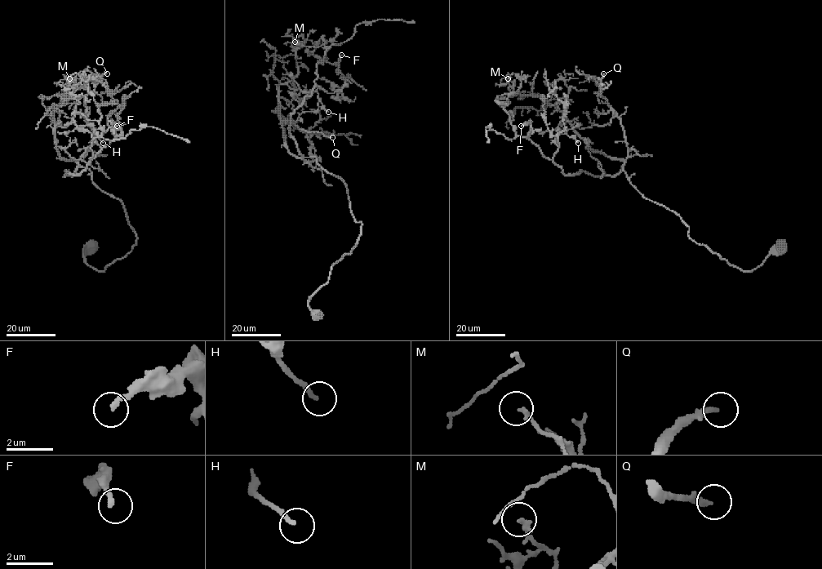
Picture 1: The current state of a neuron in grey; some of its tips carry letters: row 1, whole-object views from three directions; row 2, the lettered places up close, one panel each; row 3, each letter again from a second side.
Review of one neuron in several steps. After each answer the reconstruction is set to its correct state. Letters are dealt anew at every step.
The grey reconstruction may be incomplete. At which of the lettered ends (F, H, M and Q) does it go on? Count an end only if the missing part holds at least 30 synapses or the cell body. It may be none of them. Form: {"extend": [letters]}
{"extend": ["Q"]}

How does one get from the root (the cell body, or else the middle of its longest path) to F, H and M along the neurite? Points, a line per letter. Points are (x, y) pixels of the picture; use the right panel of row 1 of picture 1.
F: (782, 246), (752, 271), (730, 265), (624, 166), (566, 175), (521, 126)
H: (782, 246), (752, 271), (730, 265), (624, 166), (566, 175), (555, 136), (578, 143)
M: (782, 246), (752, 271), (730, 265), (646, 198), (624, 161), (594, 152), (562, 112), (517, 94), (508, 78)

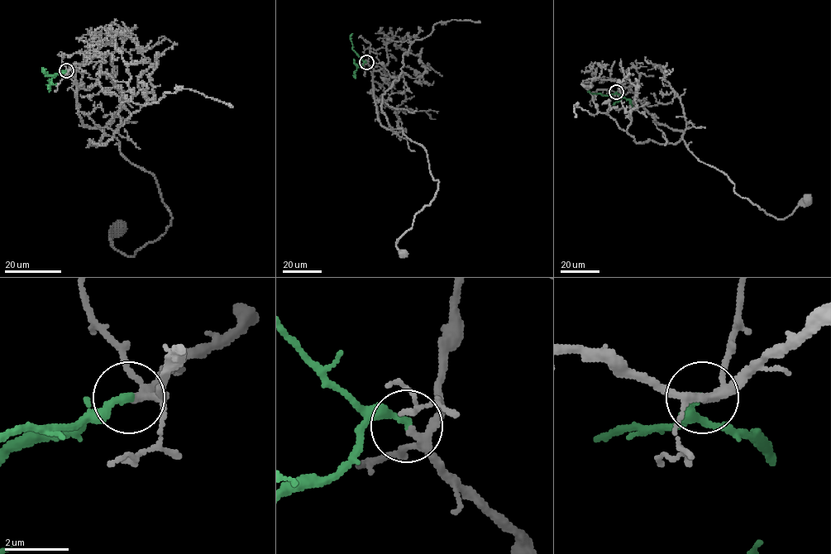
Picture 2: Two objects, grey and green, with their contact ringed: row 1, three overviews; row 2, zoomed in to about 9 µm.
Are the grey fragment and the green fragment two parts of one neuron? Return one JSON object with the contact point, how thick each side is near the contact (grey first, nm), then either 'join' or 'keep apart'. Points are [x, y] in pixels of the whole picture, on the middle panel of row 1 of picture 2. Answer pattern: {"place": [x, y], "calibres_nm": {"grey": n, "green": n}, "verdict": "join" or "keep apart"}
{"place": [366, 62], "calibres_nm": {"grey": 190, "green": 240}, "verdict": "join"}

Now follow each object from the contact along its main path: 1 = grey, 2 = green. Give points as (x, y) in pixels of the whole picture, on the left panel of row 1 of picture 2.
1: (66, 70), (75, 64), (82, 122), (154, 177), (170, 215), (133, 256), (113, 246), (121, 228)
2: (66, 70), (48, 75), (42, 71), (45, 69)

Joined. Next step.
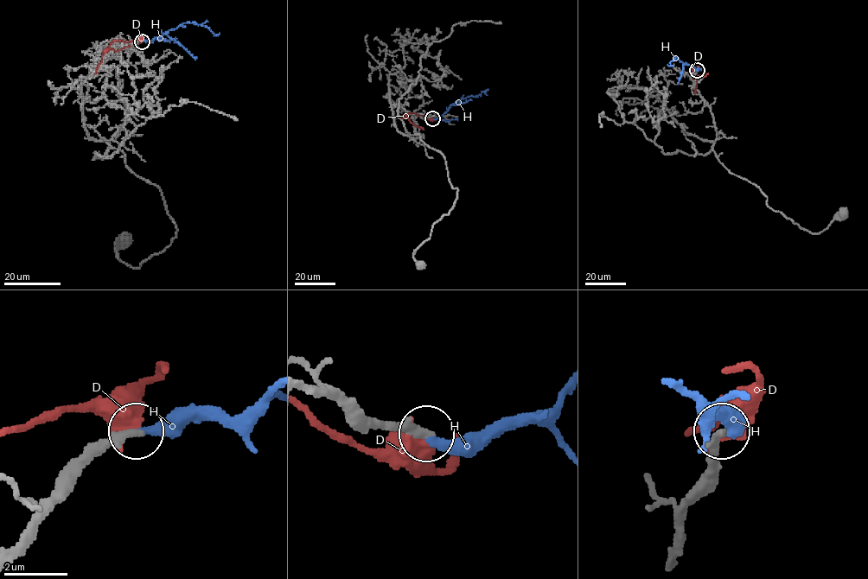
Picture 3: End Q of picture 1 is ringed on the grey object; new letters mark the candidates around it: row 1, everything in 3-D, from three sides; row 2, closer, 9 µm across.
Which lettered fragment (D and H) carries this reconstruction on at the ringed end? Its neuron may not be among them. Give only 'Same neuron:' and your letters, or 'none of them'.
Same neuron: H

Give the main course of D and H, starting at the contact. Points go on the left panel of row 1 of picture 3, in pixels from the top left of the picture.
D: (141, 41), (114, 41), (105, 52), (110, 48), (115, 50), (130, 46)
H: (143, 41), (160, 36), (186, 22), (206, 26), (213, 34), (218, 34)

